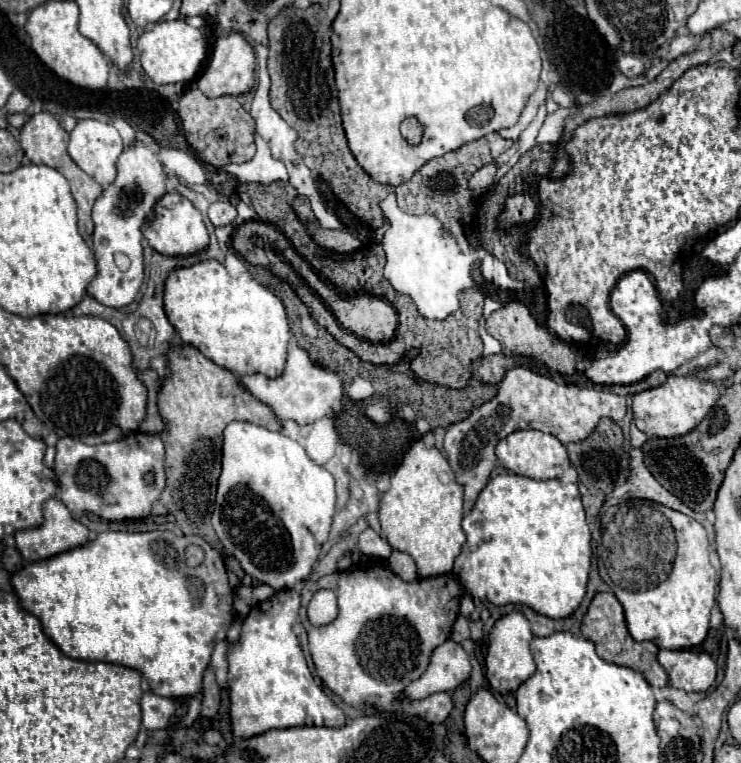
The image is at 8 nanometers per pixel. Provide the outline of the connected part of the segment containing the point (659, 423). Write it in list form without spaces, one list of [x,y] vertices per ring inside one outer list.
[[[669,375],[667,383],[663,383],[661,387],[633,395],[633,419],[637,429],[643,431],[647,437],[681,437],[691,433],[703,421],[703,417],[709,413],[719,397],[720,393],[713,383]]]

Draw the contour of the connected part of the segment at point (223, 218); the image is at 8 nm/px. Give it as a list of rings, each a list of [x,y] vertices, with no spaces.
[[[215,201],[209,205],[209,219],[215,227],[229,225],[229,223],[233,223],[235,217],[237,217],[237,211],[229,201]]]

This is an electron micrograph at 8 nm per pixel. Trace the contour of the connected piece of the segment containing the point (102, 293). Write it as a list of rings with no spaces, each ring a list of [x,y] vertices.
[[[137,129],[135,139],[117,161],[115,181],[101,193],[93,205],[93,251],[97,257],[97,277],[87,293],[107,307],[121,309],[135,301],[143,283],[143,225],[153,221],[159,197],[167,193],[165,171],[159,157],[161,145],[145,131]]]

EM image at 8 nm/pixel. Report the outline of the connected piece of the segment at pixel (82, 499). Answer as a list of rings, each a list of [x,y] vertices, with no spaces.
[[[129,433],[123,441],[85,445],[71,437],[57,441],[55,473],[59,477],[59,499],[71,513],[93,513],[105,521],[145,519],[165,489],[165,447],[159,435]]]

